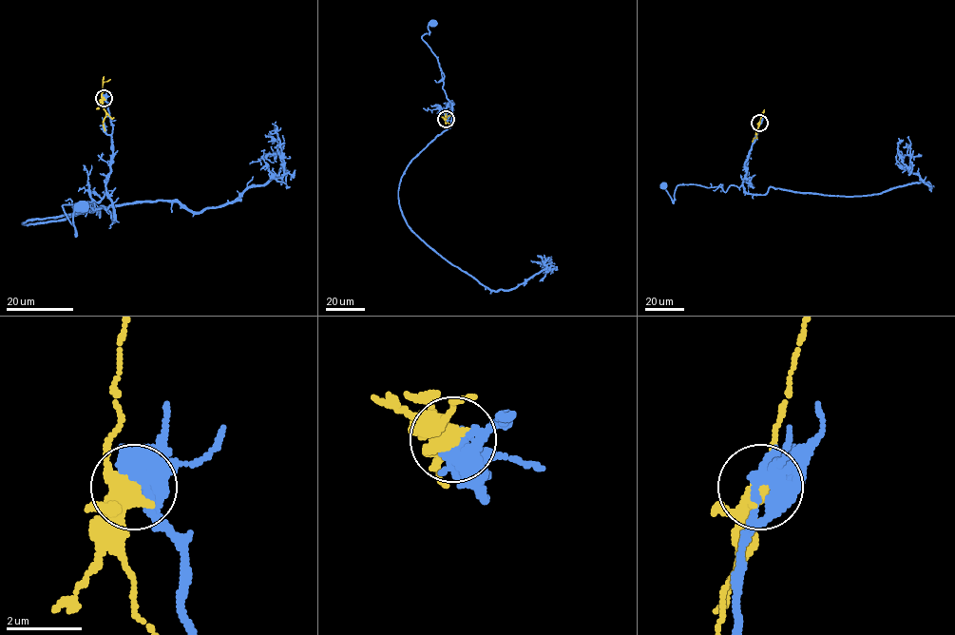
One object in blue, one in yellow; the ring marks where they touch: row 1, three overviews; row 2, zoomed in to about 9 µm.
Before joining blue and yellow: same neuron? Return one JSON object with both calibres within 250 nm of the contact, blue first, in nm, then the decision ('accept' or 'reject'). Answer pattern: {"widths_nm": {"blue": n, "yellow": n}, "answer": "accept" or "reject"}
{"widths_nm": {"blue": 440, "yellow": 440}, "answer": "reject"}

